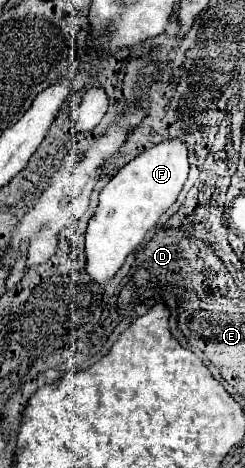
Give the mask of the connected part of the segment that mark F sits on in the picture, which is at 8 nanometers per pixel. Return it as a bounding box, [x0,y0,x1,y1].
[85,139,187,285]

